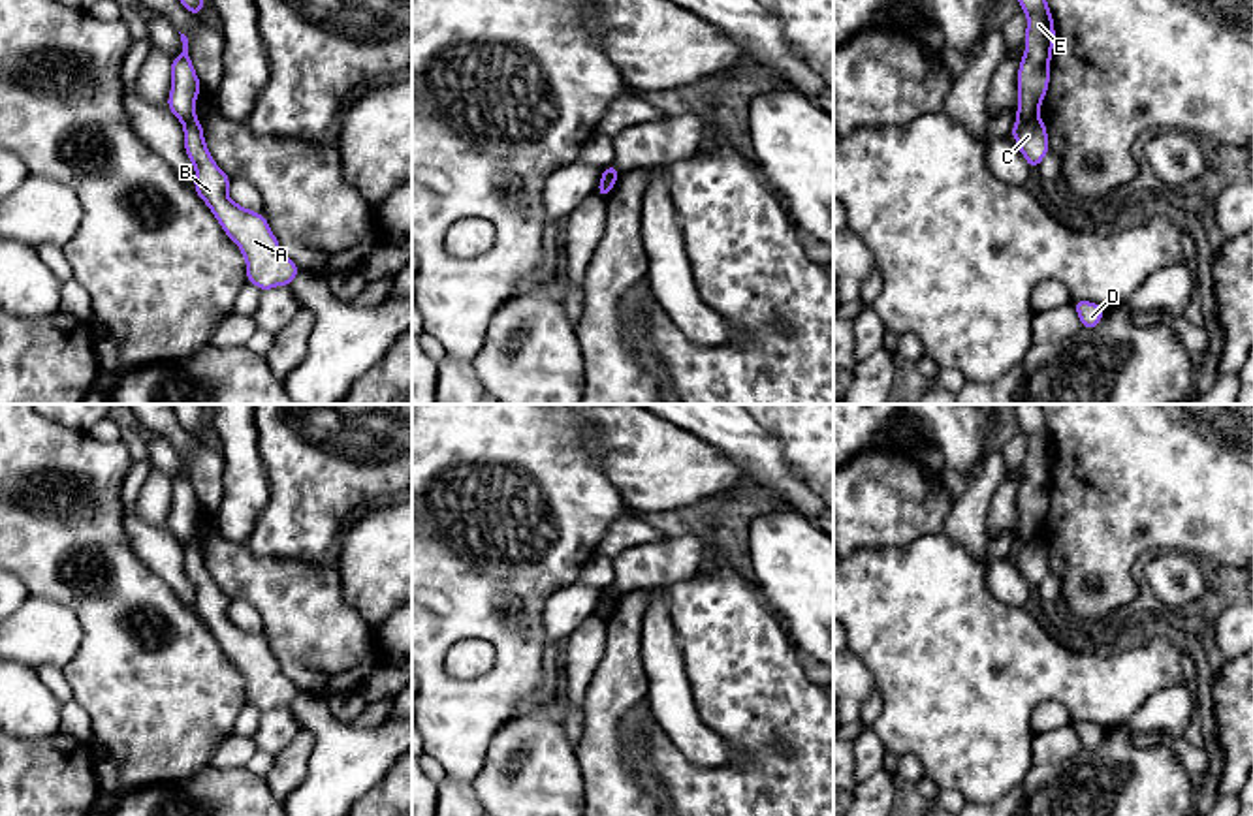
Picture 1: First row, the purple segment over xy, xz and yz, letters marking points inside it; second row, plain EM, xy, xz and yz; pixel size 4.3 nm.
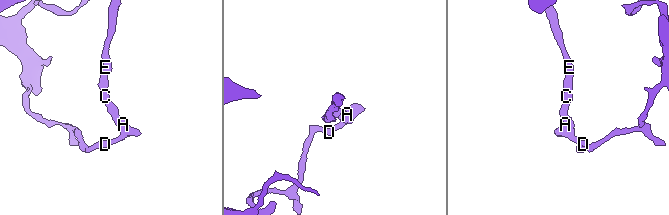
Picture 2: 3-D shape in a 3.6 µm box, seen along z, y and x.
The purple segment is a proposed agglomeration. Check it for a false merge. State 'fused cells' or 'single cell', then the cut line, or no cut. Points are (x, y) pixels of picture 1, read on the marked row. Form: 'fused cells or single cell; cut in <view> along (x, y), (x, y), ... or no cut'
fused cells; cut in yz along (1018, 117), (1037, 119)

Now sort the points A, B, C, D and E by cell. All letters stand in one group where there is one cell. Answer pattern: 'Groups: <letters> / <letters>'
Groups: A B C D / E

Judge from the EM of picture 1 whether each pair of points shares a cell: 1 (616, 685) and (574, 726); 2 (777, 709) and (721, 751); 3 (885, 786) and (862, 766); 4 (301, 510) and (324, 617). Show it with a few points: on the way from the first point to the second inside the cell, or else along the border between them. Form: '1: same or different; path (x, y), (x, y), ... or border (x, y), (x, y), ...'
1: different; border (595, 674), (584, 696), (584, 734), (576, 753)
2: different; border (698, 711), (698, 717), (736, 751), (730, 764)
3: different; border (881, 768), (856, 786)
4: different; border (269, 557), (333, 564)

